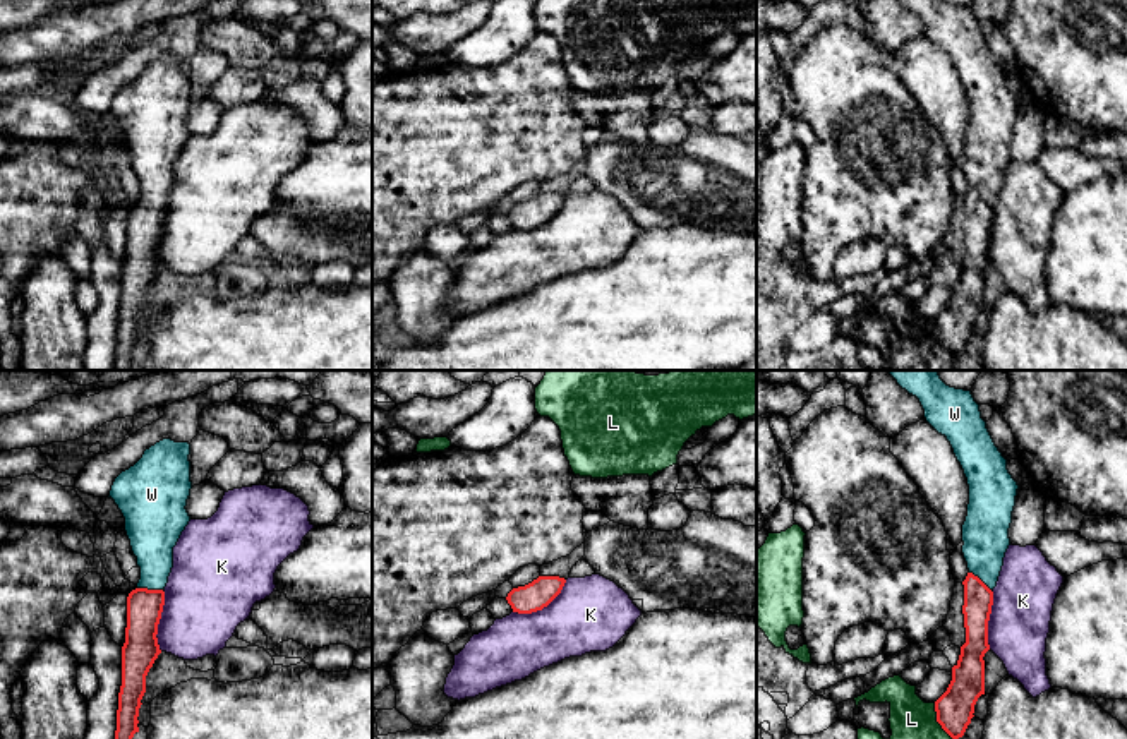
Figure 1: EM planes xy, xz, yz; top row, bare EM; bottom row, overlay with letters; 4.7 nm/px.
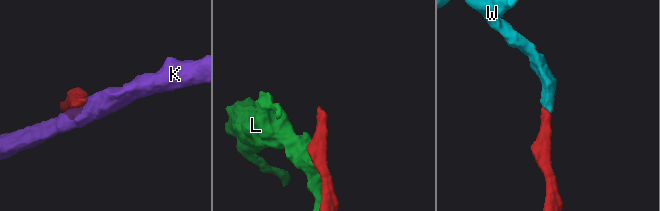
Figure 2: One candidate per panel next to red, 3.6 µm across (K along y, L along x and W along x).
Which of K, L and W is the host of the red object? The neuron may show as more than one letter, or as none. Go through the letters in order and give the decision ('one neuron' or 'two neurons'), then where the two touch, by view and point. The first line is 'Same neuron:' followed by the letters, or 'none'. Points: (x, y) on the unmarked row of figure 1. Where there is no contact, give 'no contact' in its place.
Same neuron: W
K: two neurons | xy (158, 237)
L: two neurons | yz (937, 336)
W: one neuron | xy (150, 206)

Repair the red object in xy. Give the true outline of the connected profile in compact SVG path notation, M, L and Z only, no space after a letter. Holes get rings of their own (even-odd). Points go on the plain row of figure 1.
M156 58L115 94L108 111L125 134L125 147L141 183L137 204L127 213L113 370L130 370L132 353L139 348L146 291L161 269L156 250L165 221L163 206L173 183L173 163L190 137L185 125L192 105L189 70L189 58Z

